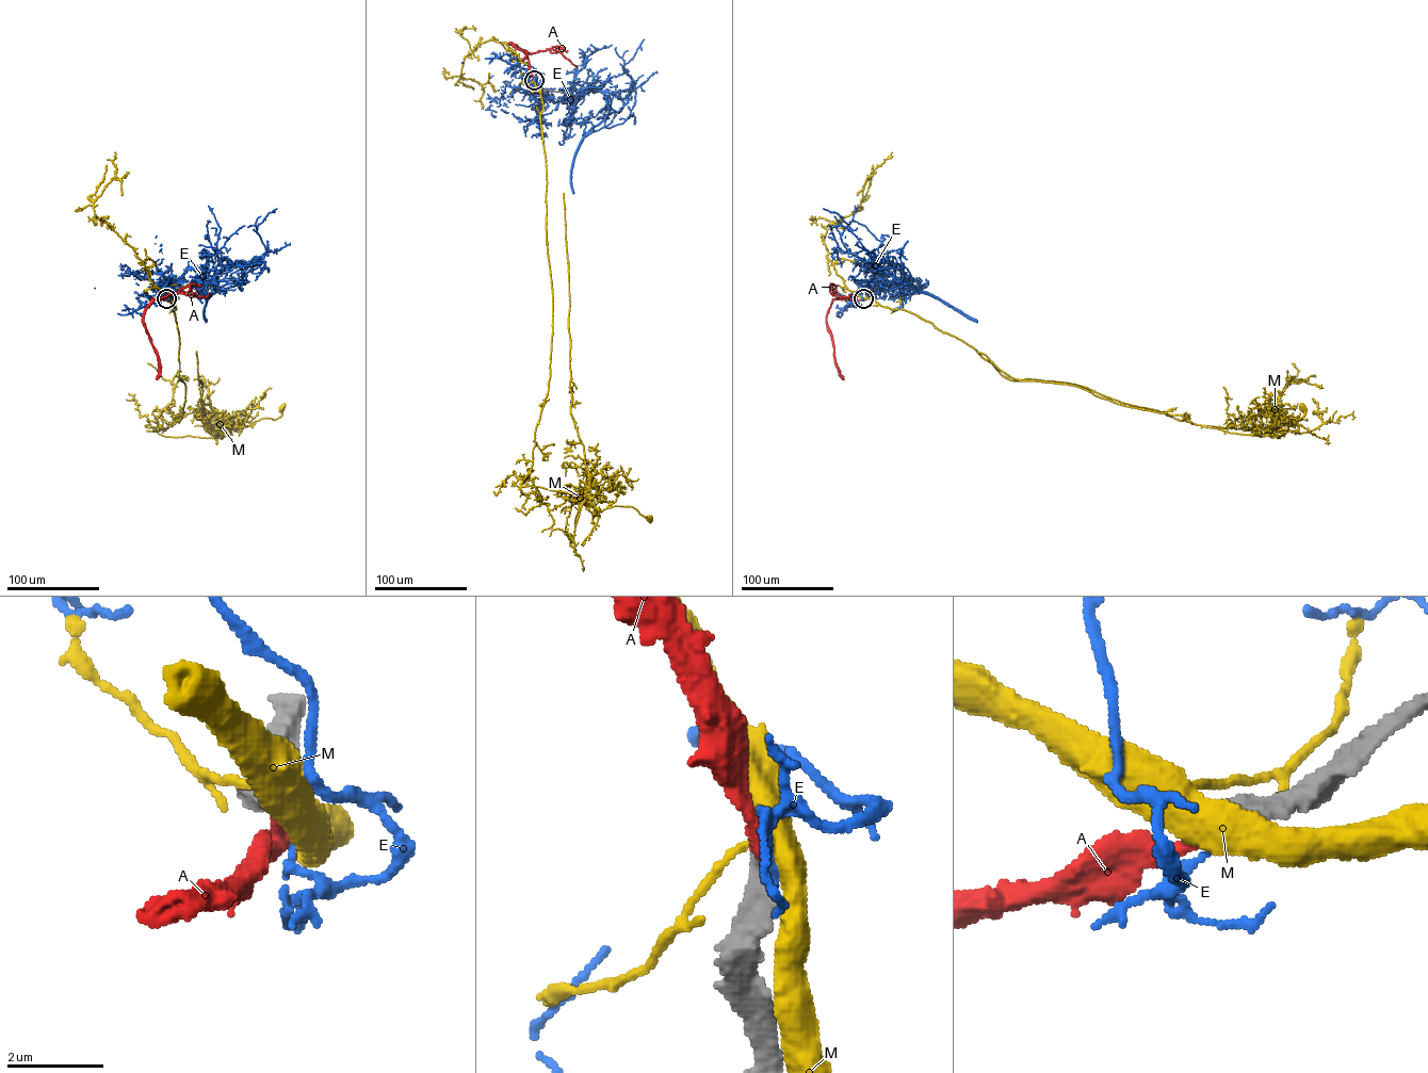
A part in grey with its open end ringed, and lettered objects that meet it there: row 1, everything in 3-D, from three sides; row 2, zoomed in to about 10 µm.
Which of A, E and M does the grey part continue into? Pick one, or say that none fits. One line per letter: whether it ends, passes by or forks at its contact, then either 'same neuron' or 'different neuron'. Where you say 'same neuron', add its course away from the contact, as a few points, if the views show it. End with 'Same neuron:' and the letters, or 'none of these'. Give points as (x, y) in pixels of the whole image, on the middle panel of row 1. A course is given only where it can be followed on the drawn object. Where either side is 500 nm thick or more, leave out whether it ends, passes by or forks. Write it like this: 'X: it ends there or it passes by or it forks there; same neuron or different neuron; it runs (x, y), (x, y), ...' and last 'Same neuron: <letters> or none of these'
A: it ends there; same neuron; it runs (534, 80), (528, 58), (510, 43), (525, 52), (523, 60)
E: it ends there; different neuron
M: it forks there; different neuron
Same neuron: A

